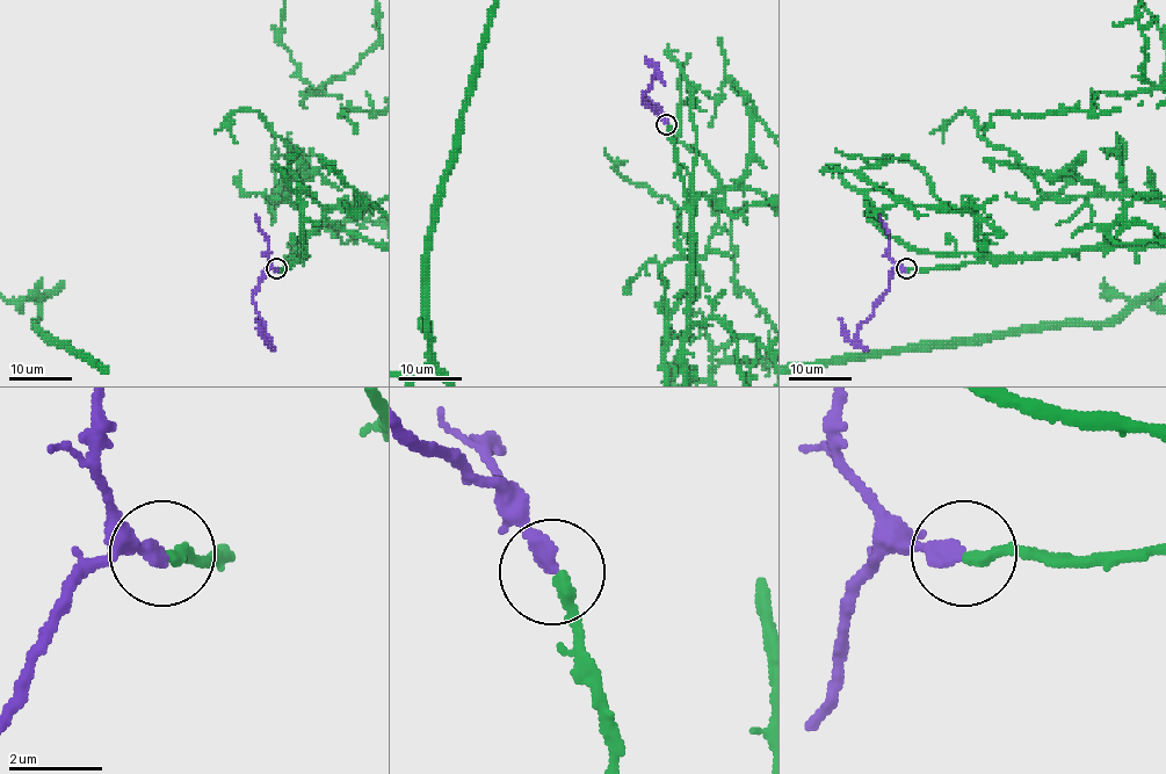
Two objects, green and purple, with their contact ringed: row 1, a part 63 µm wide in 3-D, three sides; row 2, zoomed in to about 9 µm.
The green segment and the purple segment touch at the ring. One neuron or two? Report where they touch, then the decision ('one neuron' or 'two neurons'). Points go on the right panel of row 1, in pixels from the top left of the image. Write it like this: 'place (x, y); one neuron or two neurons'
place (906, 268); one neuron

